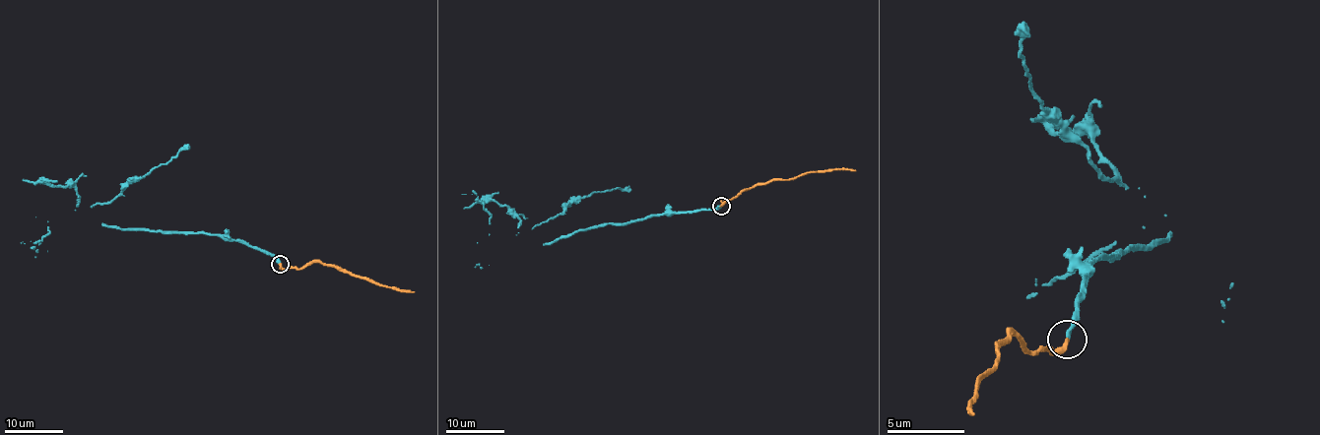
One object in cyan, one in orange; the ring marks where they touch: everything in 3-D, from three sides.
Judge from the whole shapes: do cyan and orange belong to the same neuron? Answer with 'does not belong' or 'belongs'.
belongs

